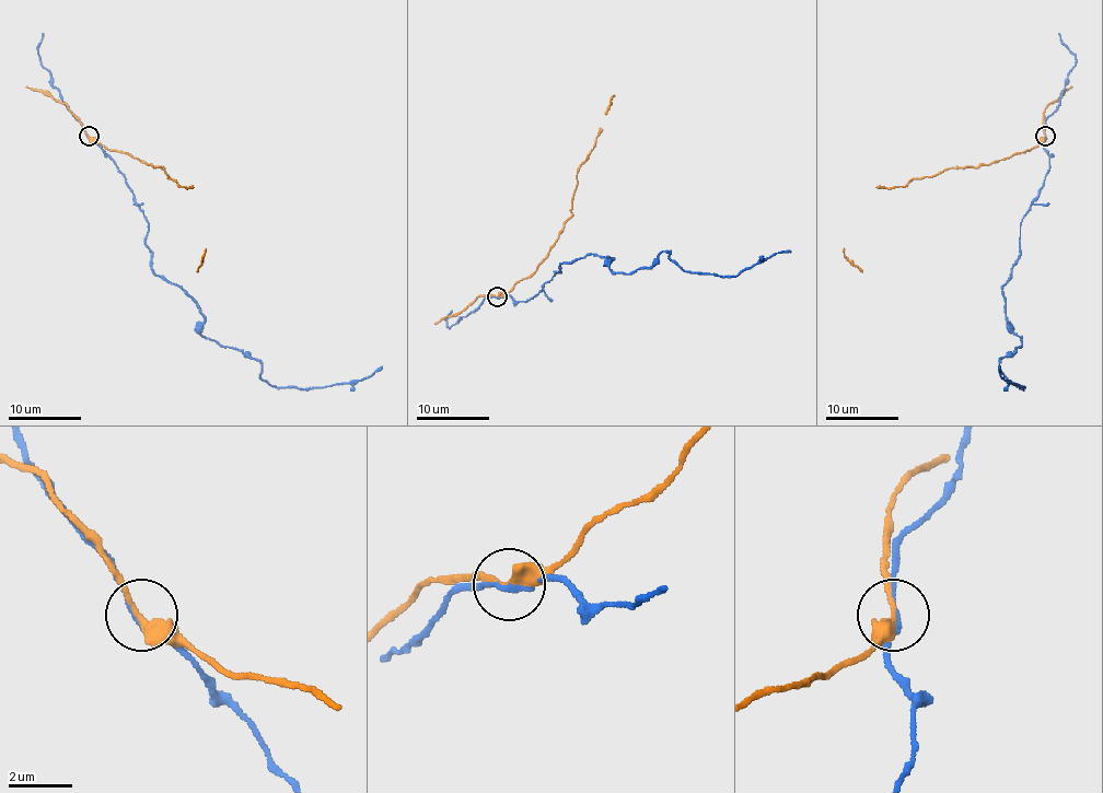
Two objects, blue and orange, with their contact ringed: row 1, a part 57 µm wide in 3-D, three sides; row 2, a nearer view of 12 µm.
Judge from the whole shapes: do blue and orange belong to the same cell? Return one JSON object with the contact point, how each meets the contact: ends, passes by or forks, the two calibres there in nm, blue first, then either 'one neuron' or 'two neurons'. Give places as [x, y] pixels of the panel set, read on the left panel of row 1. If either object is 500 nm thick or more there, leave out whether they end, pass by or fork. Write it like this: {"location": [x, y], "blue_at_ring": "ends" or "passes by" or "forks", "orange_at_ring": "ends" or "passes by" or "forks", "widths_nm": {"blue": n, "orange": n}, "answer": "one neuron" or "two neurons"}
{"location": [89, 136], "blue_at_ring": "passes by", "orange_at_ring": "passes by", "widths_nm": {"blue": 150, "orange": 320}, "answer": "two neurons"}

